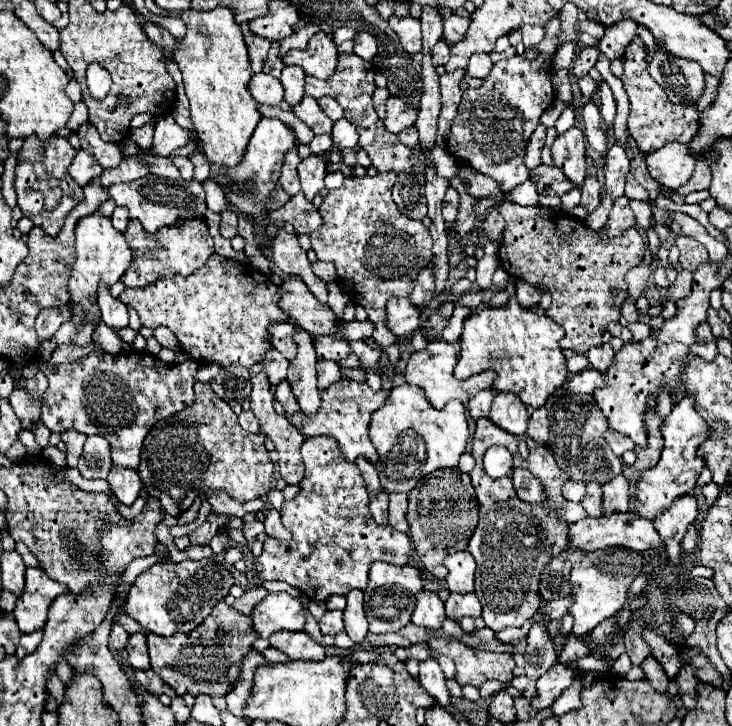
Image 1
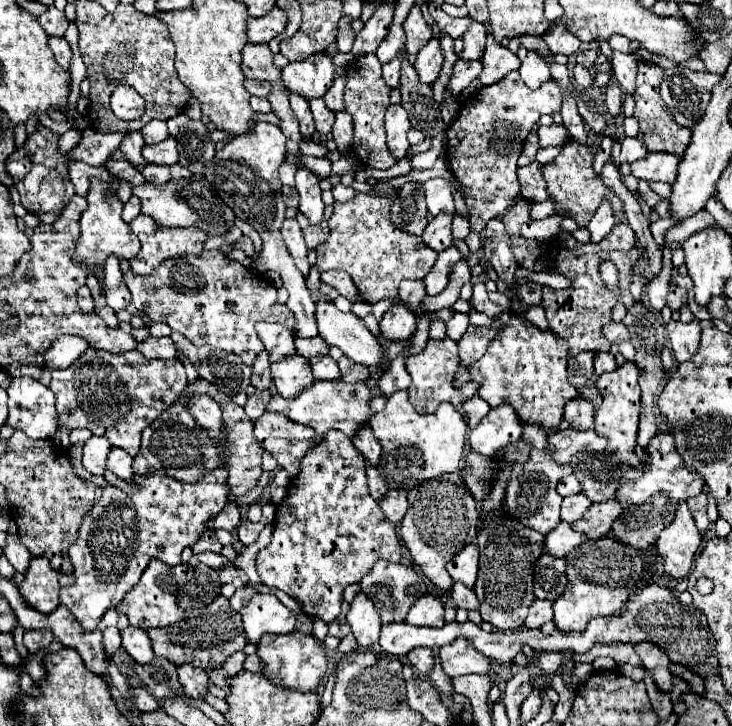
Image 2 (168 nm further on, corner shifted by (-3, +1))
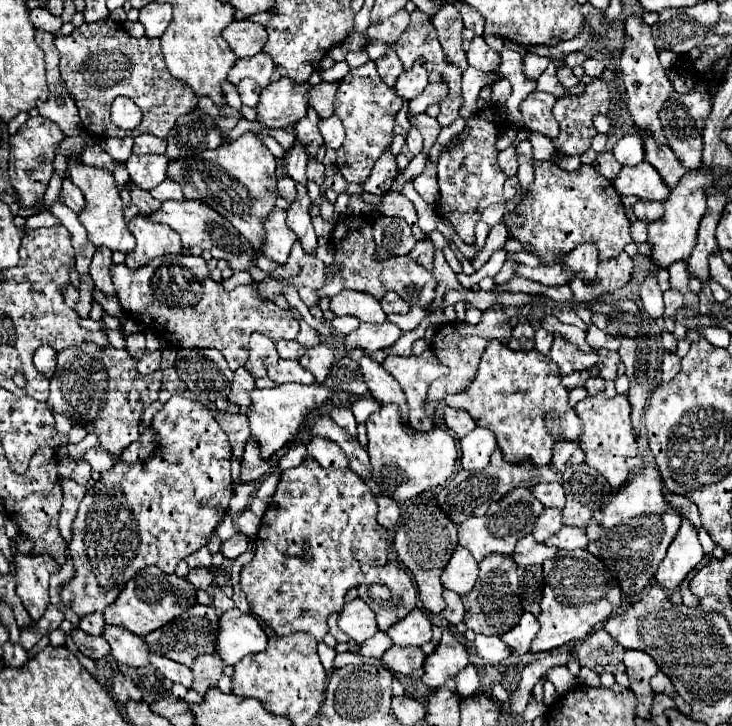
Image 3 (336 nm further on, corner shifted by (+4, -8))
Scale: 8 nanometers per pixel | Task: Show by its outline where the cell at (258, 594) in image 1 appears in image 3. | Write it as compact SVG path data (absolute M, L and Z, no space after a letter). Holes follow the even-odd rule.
M216 586L216 588L214 588L214 596L212 596L212 606L216 608L216 614L220 616L220 614L228 612L230 608L234 608L234 602L222 592L220 586Z

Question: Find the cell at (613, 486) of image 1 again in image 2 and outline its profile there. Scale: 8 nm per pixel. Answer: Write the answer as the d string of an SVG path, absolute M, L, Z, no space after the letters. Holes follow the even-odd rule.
M609 497L607 501L593 503L593 507L587 511L587 517L575 521L575 529L587 533L589 537L603 537L603 533L609 533L615 517L621 513L623 505L617 501L617 497Z

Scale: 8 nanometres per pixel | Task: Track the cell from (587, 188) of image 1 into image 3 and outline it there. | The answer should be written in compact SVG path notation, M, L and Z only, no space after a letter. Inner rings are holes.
M600 152L598 160L594 162L594 168L608 180L614 180L620 174L620 170L622 170L622 166L616 162L612 152Z

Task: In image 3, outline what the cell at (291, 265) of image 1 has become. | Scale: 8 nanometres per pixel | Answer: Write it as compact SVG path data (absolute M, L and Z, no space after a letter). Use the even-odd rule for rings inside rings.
M274 208L268 218L264 220L264 242L262 242L262 256L284 264L288 260L290 248L296 242L296 234L286 226L286 210Z

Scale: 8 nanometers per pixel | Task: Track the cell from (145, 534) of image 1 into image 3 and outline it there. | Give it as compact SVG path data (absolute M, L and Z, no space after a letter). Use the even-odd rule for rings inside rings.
M172 396L152 418L152 428L156 434L154 454L134 464L128 464L116 456L114 466L100 472L100 480L88 486L86 496L80 502L70 542L76 576L62 588L64 604L78 616L104 612L104 608L118 598L124 584L144 566L156 564L164 572L172 574L180 560L194 554L208 542L210 534L224 518L224 512L228 512L228 502L234 492L230 478L232 448L228 446L228 436L210 416L210 412L198 402Z

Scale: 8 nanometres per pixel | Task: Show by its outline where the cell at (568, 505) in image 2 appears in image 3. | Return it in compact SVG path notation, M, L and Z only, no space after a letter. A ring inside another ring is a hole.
M546 508L536 520L532 536L536 538L536 542L544 542L560 528L562 528L562 512L558 508Z

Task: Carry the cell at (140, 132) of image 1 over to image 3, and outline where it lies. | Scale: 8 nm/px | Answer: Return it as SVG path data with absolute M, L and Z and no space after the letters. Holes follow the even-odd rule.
M140 134L134 138L134 154L164 154L166 152L166 140L156 138L152 134Z

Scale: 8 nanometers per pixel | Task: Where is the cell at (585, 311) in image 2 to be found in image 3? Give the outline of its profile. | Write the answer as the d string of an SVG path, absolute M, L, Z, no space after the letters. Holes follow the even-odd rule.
M554 336L550 358L558 364L558 372L562 376L580 372L580 370L588 370L588 368L596 366L596 362L598 362L596 354L584 354L574 344L562 340L560 336Z

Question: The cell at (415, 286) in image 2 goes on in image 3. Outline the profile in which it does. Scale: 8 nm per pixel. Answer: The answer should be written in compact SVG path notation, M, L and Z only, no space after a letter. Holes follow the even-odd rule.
M392 292L384 294L384 298L380 298L380 306L386 314L394 314L394 312L396 314L408 314L408 310L410 310L408 302L404 302L398 294L392 294Z

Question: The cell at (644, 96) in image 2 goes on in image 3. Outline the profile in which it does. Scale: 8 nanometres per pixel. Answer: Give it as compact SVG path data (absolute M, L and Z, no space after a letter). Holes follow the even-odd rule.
M642 134L644 142L646 142L646 162L650 162L658 174L662 176L664 184L672 190L678 186L678 182L682 180L682 176L686 174L684 166L680 166L680 162L676 160L676 156L672 154L672 150L668 146L660 146L656 144L654 138Z

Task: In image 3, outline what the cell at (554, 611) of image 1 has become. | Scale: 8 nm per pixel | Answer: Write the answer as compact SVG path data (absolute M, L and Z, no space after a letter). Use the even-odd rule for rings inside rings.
M526 612L526 614L522 614L520 622L508 634L504 634L500 638L508 646L512 656L522 656L524 652L528 652L530 642L532 642L538 628L540 628L540 624L536 622L536 618L530 612Z

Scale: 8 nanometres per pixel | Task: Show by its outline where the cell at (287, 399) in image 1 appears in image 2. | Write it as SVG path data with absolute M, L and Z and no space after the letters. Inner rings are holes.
M299 355L289 357L287 361L279 361L271 365L273 381L277 387L277 393L285 399L297 397L305 387L315 383L311 377L311 367L307 361L303 361Z

